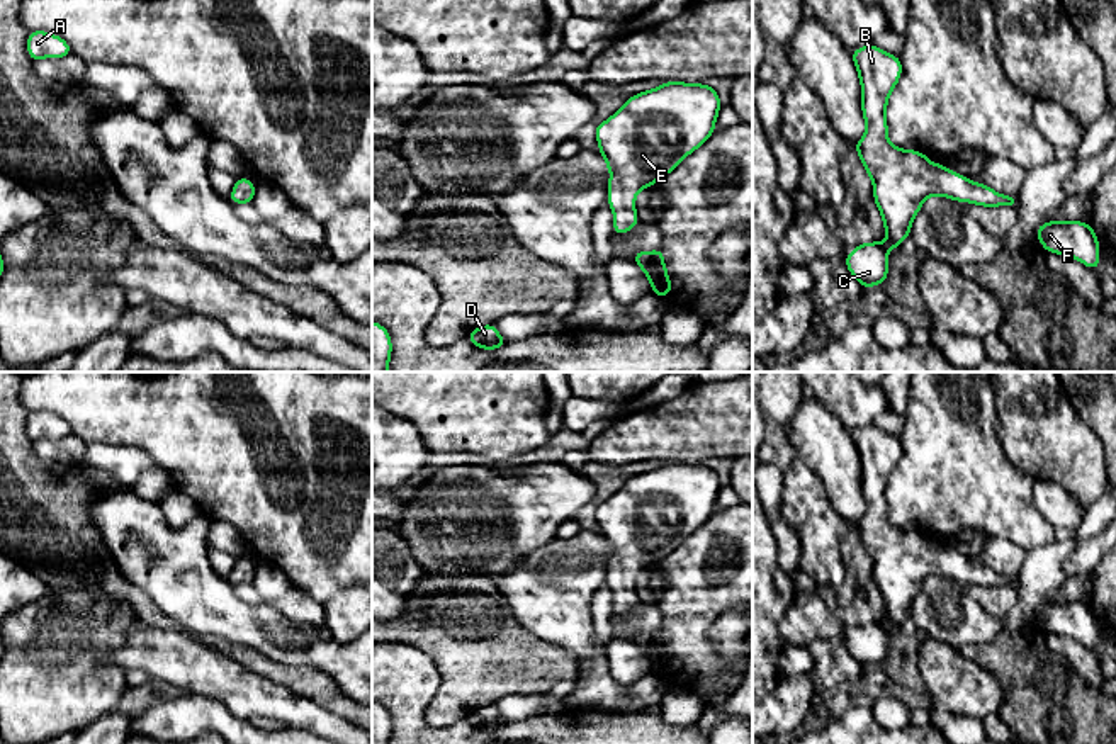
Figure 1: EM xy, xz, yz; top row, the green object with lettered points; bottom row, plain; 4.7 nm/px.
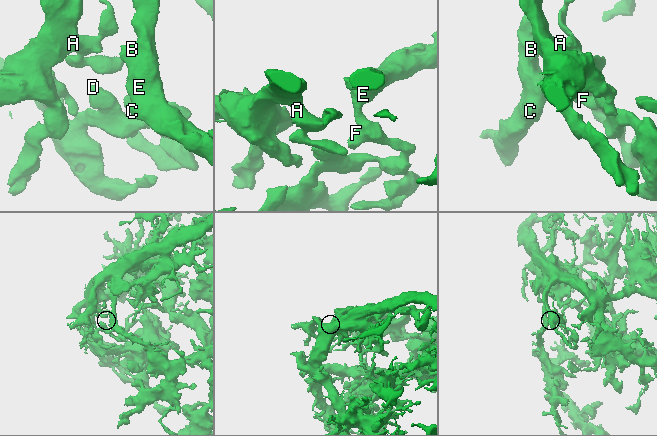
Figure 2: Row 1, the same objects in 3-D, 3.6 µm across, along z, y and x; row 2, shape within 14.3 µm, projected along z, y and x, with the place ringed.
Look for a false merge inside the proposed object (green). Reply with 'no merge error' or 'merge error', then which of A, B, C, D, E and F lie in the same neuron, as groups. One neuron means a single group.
no merge error; A B C D E F

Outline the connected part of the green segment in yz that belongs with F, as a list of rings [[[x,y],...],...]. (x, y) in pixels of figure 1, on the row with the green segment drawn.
[[[1048,221],[1036,228],[1036,240],[1048,253],[1075,258],[1092,270],[1099,268],[1099,238],[1087,223]]]

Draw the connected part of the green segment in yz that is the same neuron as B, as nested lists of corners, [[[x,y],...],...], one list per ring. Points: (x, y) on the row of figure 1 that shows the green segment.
[[[875,44],[861,46],[851,53],[861,85],[861,112],[866,122],[863,138],[853,146],[863,163],[865,172],[873,183],[873,200],[880,209],[885,226],[885,243],[860,243],[853,248],[844,263],[849,273],[863,285],[863,289],[880,285],[888,277],[888,250],[902,245],[910,236],[910,226],[927,197],[946,197],[956,202],[968,202],[984,207],[1007,206],[1016,209],[1017,197],[1004,195],[989,185],[968,180],[958,172],[948,170],[941,163],[927,160],[926,153],[916,149],[900,149],[888,141],[887,104],[895,85],[902,76],[902,61],[899,56],[888,54]]]

